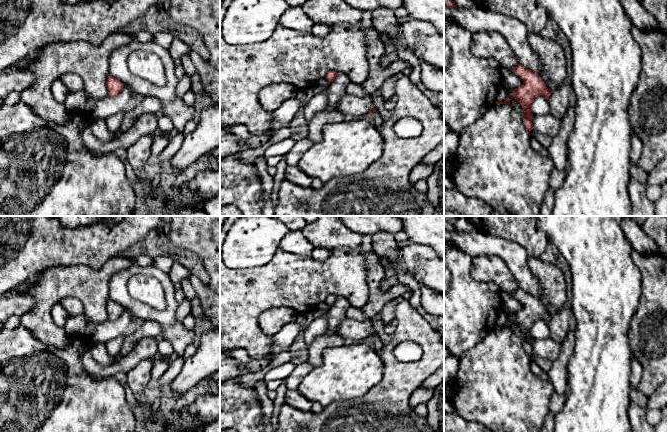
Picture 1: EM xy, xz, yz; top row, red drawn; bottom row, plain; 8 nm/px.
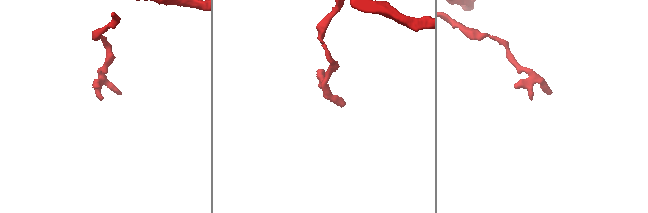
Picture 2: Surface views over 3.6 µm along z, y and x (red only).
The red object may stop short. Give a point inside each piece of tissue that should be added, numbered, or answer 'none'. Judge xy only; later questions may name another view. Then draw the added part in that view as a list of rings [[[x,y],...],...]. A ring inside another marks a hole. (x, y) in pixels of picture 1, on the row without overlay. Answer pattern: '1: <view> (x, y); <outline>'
none

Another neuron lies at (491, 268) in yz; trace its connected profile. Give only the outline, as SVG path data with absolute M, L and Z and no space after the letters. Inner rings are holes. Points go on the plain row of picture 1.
M494 255L472 257L471 276L477 281L494 282L508 293L519 288L507 265Z

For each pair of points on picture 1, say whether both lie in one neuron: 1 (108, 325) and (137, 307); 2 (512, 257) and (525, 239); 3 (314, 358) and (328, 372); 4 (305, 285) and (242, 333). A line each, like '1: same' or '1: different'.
1: different
2: different
3: different
4: same

